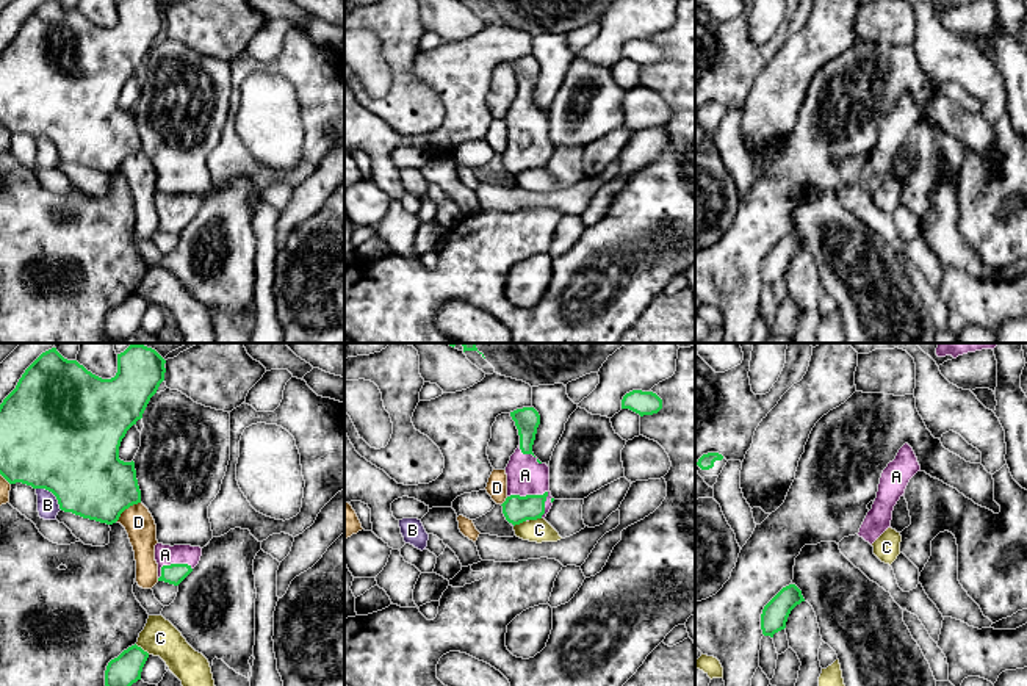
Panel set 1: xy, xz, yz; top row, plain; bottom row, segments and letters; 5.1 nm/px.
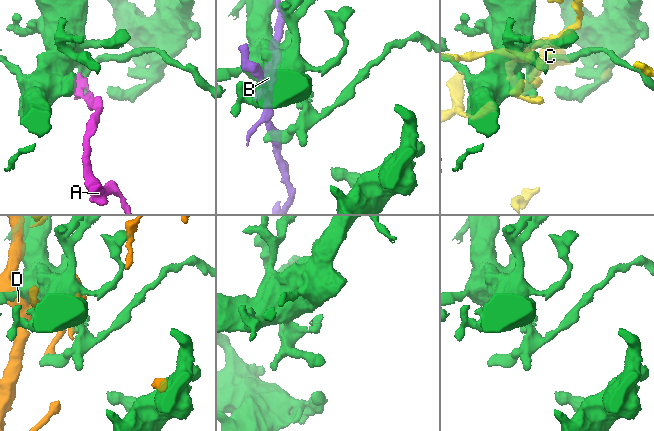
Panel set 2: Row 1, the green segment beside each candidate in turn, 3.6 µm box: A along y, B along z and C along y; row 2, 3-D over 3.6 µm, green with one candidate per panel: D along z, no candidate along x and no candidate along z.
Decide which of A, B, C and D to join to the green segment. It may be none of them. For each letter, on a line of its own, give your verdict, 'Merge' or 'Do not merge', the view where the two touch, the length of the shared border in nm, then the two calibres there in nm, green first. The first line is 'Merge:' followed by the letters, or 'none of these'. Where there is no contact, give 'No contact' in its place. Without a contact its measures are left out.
Merge: A
A: Merge. Touches green in xz. Shared border 220 nm. Thickness 140 nm (green) against 190 nm
B: Do not merge. Touches green in xy. Shared border 180 nm. Thickness 500 nm (green) against 110 nm
C: Do not merge. Touches green in xy. Shared border 90 nm. Thickness 160 nm (green) against 190 nm
D: Do not merge. Touches green in xy. Shared border 160 nm. Thickness 380 nm (green) against 160 nm

